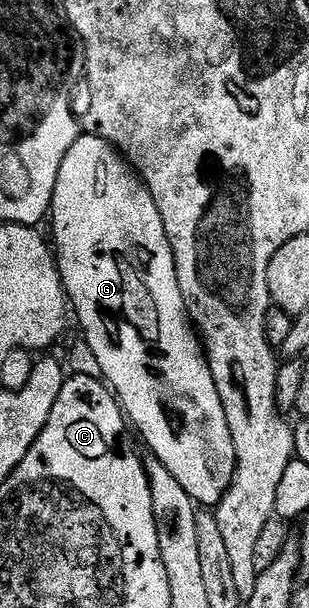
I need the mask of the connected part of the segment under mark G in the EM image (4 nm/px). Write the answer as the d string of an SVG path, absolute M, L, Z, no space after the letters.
M80 135L70 146L66 158L62 158L62 166L58 170L58 182L54 186L54 198L50 209L52 220L52 236L56 267L60 270L60 280L64 284L66 299L71 311L80 319L80 328L84 331L83 343L94 350L94 358L98 358L98 366L102 366L104 380L110 385L125 417L131 427L140 431L142 439L148 443L147 451L178 478L182 490L190 494L190 498L200 506L215 506L226 494L236 473L236 455L234 454L234 438L230 438L230 426L226 422L226 410L222 410L222 398L218 398L218 386L214 386L214 374L204 355L203 343L196 331L196 325L188 316L186 302L182 298L182 290L178 286L178 274L174 262L174 250L170 246L170 238L166 238L166 226L162 226L162 214L158 214L158 206L154 206L154 198L143 180L132 171L132 165L106 142L97 136Z

